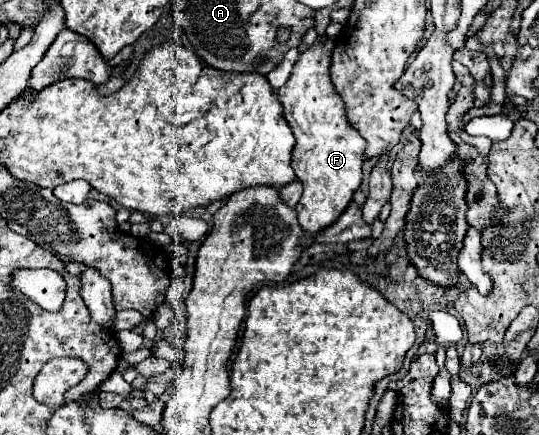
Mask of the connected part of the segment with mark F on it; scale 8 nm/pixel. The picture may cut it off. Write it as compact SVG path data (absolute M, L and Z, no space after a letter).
M318 35L316 41L298 55L290 79L278 89L284 117L296 137L292 169L304 185L296 211L306 235L322 231L342 215L354 191L362 183L362 163L366 159L366 141L346 119L346 105L338 91L334 91L334 83L330 79L330 51L334 51L334 37Z

